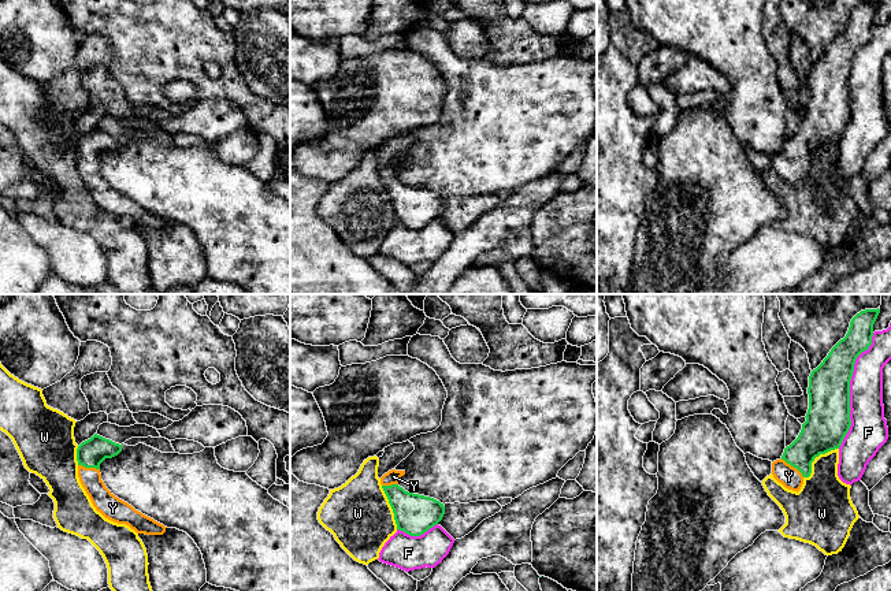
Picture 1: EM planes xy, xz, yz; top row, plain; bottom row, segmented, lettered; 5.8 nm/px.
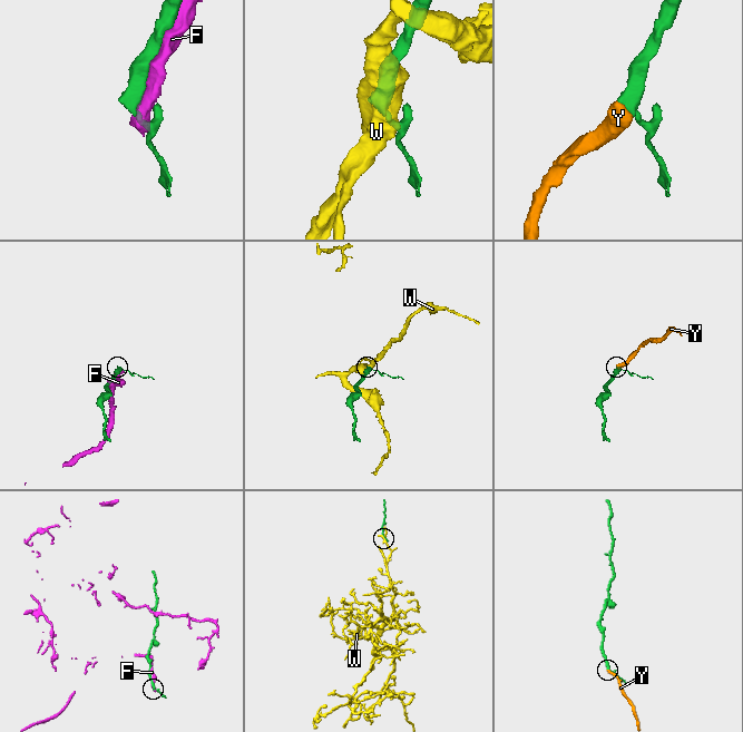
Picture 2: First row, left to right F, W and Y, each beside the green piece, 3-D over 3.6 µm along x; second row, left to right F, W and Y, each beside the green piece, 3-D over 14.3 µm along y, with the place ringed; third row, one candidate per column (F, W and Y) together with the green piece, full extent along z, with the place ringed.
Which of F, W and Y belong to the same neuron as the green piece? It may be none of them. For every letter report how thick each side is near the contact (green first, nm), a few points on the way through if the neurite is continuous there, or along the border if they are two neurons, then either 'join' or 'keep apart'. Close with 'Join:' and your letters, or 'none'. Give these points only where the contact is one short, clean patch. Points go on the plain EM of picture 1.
F: 260 nm thick on the green side, 220 nm on the other; keep apart
W: 260 nm thick on the green side, 300 nm on the other; keep apart
Y: 220 nm thick on the green side, 120 nm on the other; runs through yz (820, 127), (798, 149), (793, 159), (789, 170); join
Join: Y

